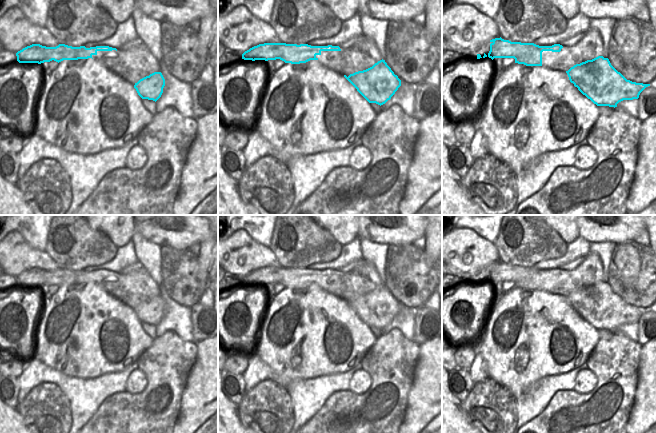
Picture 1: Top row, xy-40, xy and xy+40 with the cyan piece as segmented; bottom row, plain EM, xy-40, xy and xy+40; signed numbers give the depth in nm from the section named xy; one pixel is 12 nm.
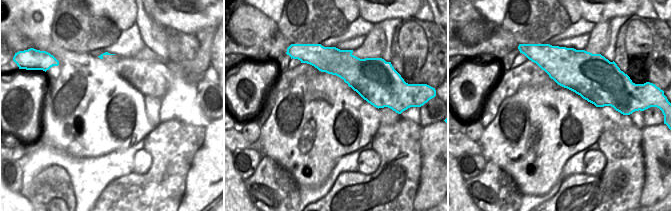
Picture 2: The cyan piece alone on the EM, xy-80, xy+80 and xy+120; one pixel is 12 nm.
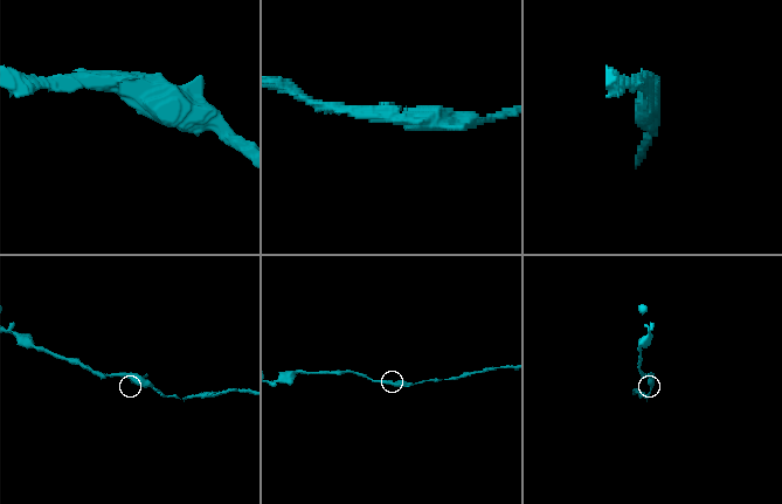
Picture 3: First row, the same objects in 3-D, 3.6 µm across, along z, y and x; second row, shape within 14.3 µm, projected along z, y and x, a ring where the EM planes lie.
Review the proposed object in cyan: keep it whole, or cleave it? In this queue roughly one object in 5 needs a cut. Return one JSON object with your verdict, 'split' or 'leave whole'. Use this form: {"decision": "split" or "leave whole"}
{"decision": "leave whole"}

